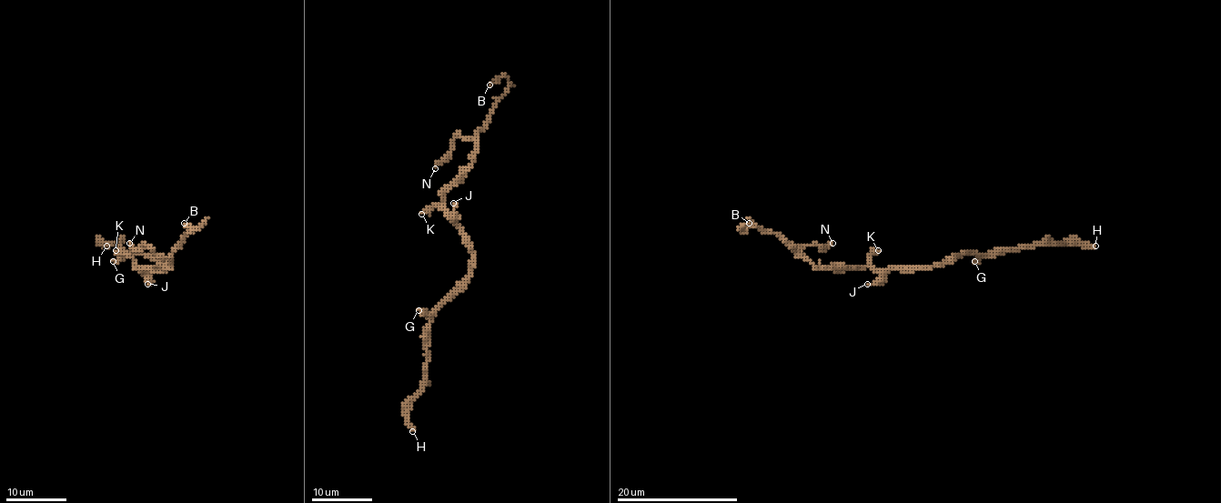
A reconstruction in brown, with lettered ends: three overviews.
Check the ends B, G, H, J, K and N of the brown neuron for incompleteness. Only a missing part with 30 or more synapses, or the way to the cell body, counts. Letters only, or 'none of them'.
H

